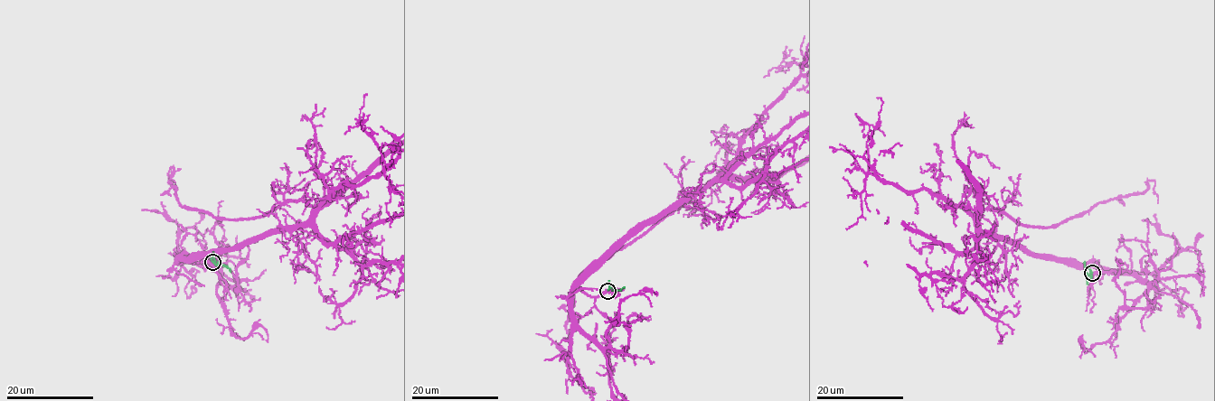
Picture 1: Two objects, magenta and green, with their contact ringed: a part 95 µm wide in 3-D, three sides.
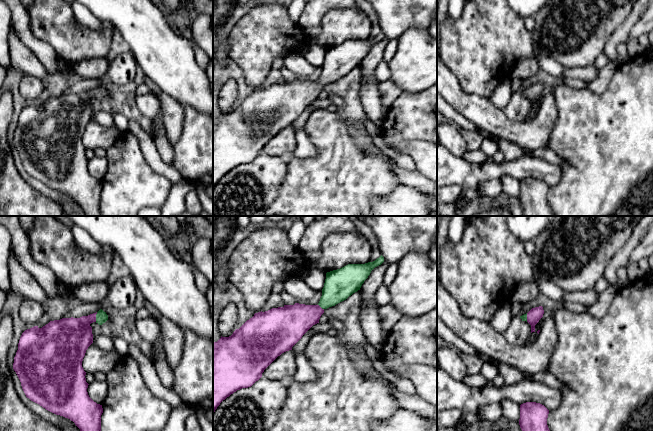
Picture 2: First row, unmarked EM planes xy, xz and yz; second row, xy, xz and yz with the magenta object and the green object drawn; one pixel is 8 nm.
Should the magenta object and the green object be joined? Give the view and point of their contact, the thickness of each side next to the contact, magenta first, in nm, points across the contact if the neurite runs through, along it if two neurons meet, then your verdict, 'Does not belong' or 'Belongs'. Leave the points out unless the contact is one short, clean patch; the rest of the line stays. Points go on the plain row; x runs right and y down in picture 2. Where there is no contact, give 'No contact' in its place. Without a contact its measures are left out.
Touches magenta at xy (95, 93). Thickness 320 nm (magenta) against 100 nm. Path across: xy (71, 113), (89, 95), (95, 93), (101, 93). Belongs

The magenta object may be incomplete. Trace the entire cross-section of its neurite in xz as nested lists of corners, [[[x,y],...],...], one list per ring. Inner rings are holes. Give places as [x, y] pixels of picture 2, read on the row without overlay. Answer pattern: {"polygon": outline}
{"polygon": [[[381,31],[373,38],[348,40],[326,49],[322,72],[317,81],[295,79],[255,89],[229,113],[213,119],[213,189],[220,179],[242,164],[251,163],[262,153],[264,146],[282,129],[292,123],[315,100],[319,99],[324,86],[346,76],[360,66],[371,47],[384,38]]]}

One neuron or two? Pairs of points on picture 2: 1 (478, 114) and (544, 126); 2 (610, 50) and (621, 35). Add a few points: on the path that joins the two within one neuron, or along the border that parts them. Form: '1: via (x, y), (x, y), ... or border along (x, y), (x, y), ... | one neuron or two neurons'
1: via (494, 121), (505, 129), (528, 129) | one neuron
2: via (611, 46), (617, 39) | one neuron

